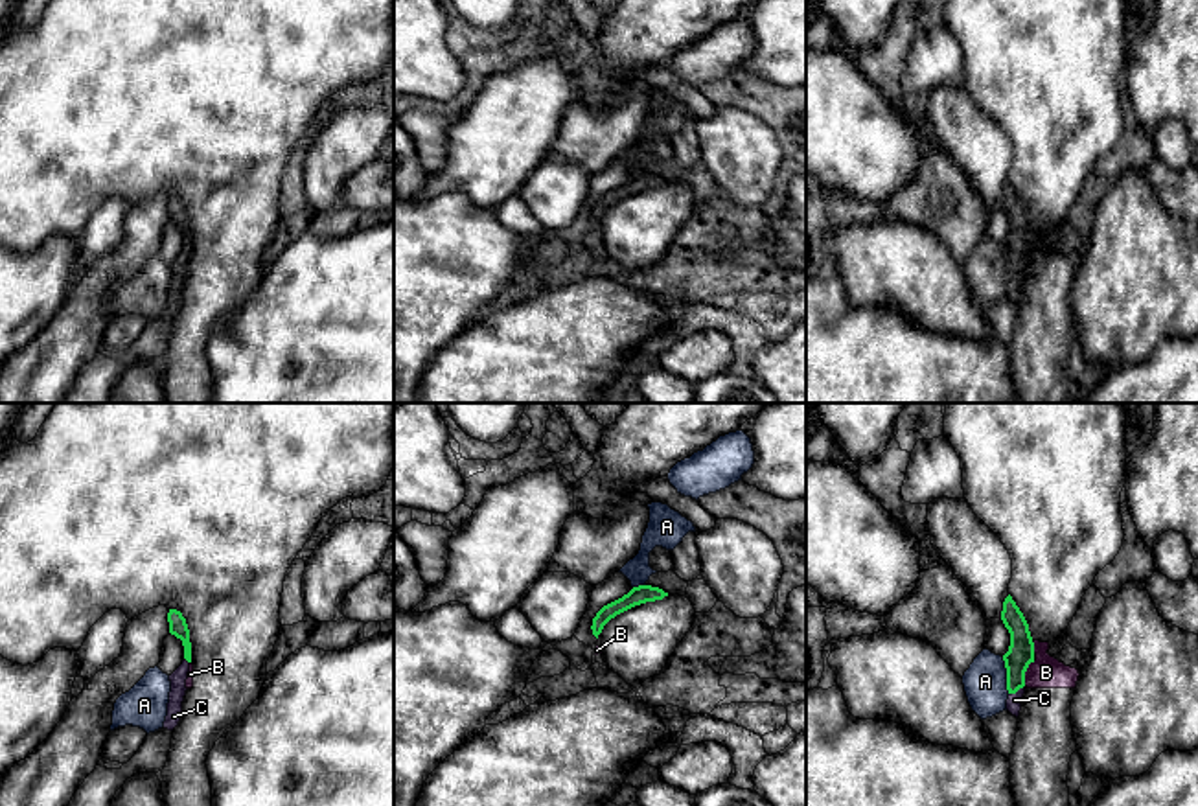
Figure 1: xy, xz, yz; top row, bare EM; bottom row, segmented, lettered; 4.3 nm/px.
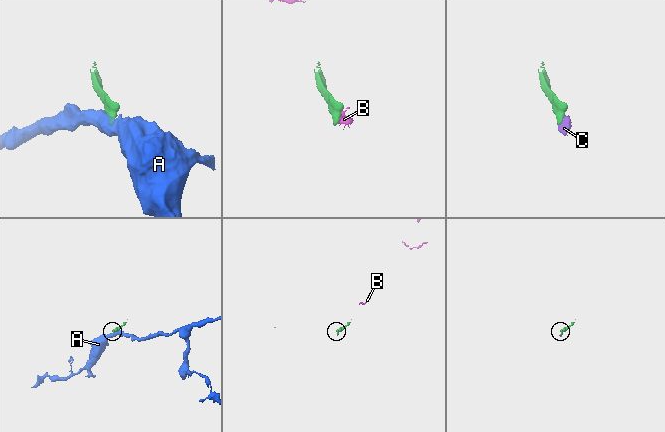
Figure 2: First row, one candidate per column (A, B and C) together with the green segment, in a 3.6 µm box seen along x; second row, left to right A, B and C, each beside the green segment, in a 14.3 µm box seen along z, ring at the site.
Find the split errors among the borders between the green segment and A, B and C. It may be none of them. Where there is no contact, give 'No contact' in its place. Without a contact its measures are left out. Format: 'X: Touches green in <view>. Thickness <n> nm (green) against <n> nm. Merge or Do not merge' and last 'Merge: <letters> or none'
A: Touches green in yz. Thickness 120 nm (green) against 190 nm. Do not merge
B: Touches green in yz. Thickness 120 nm (green) against 140 nm. Do not merge
C: Touches green in yz. Thickness 120 nm (green) against 60 nm. Merge
Merge: C

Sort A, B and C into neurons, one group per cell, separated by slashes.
A / B / C

